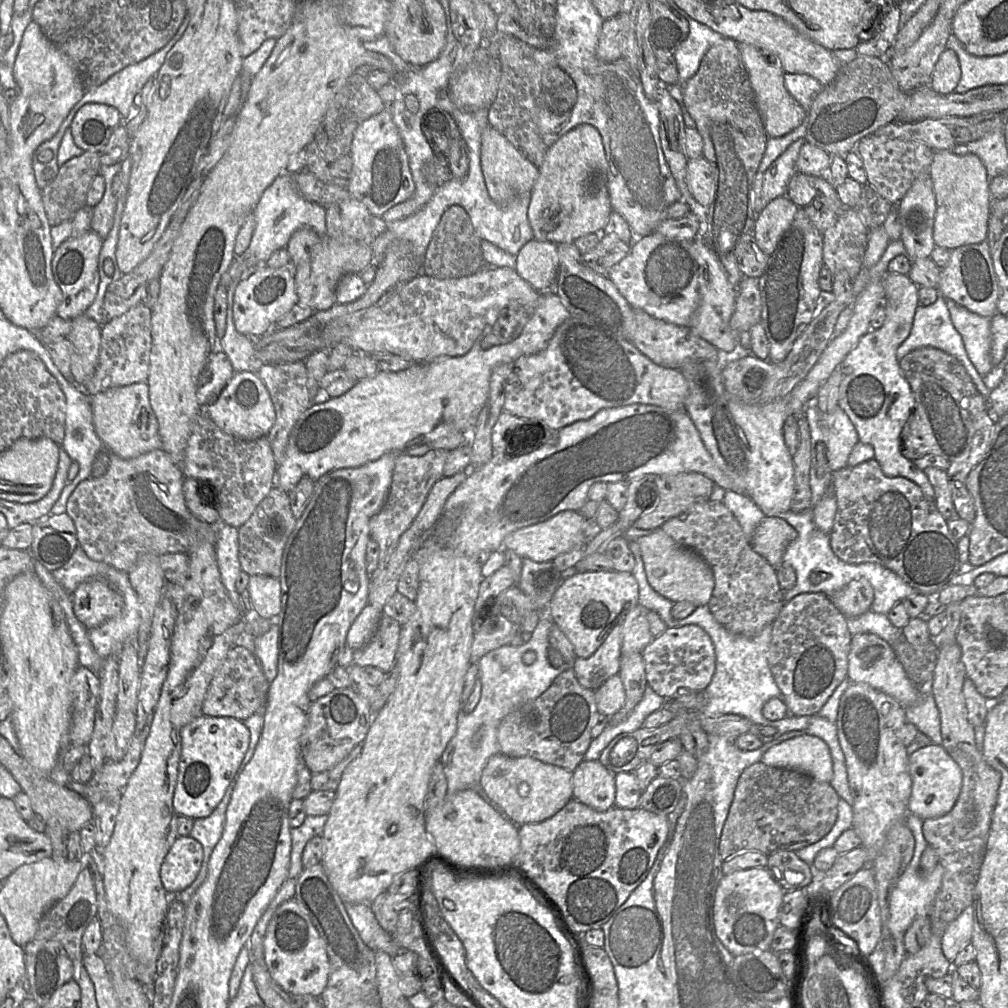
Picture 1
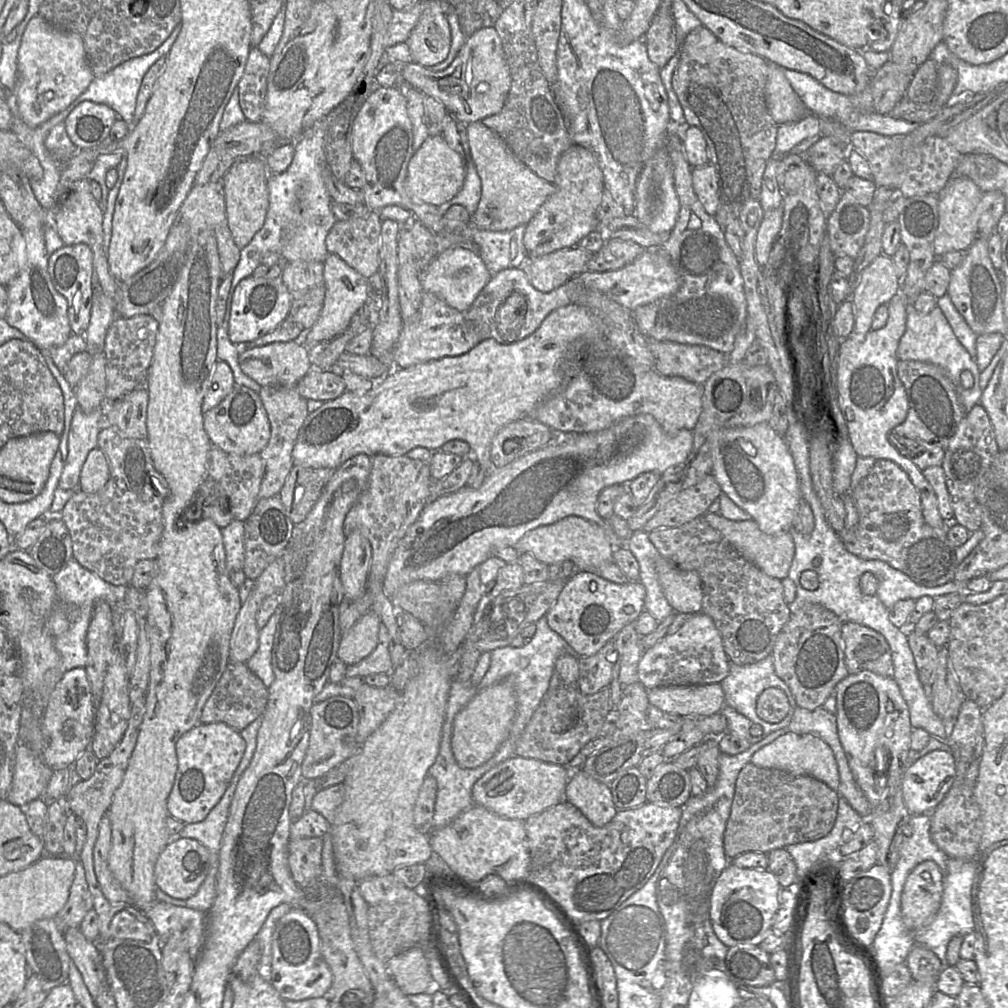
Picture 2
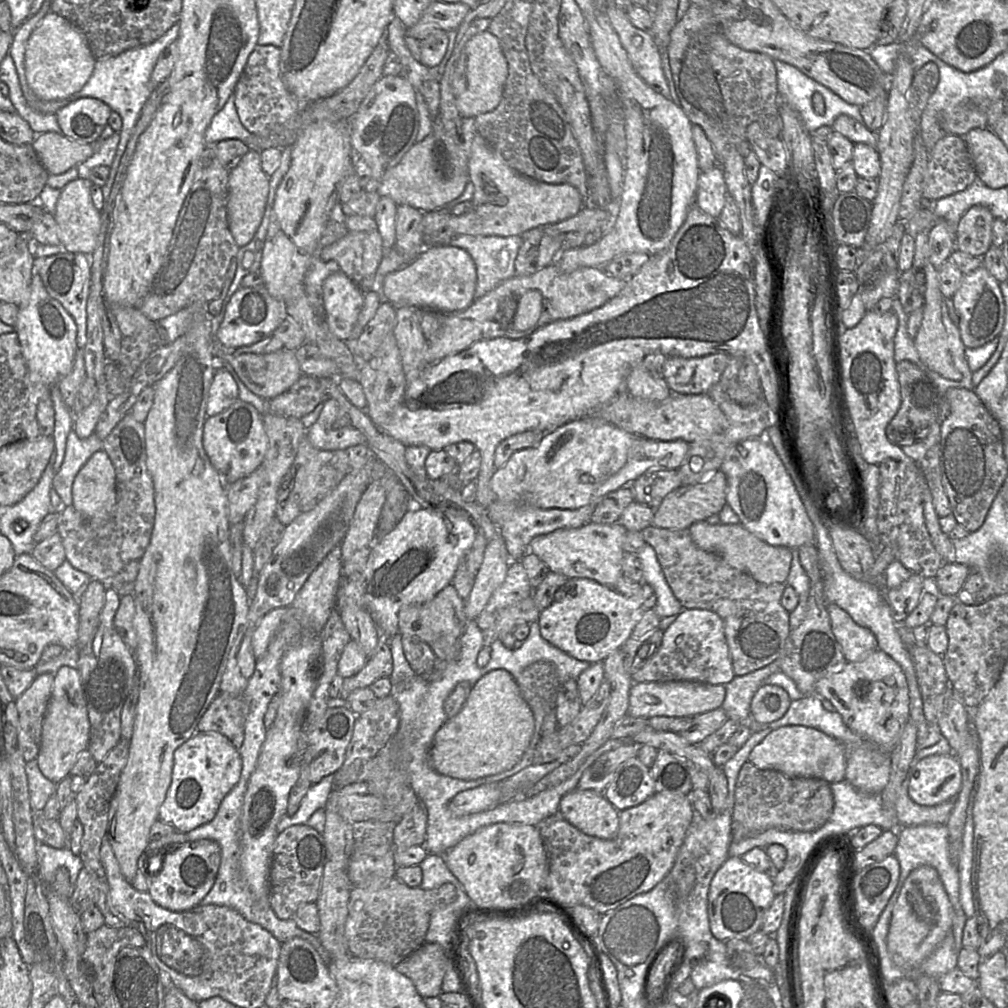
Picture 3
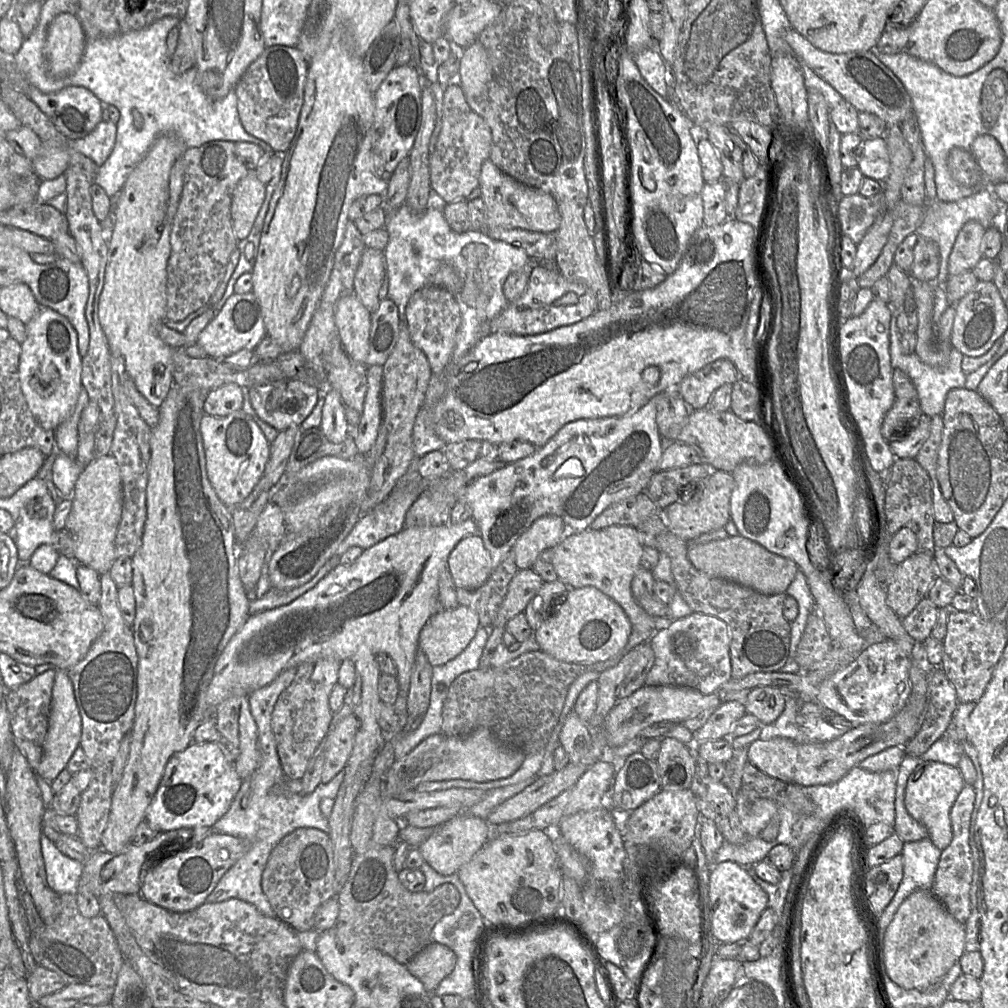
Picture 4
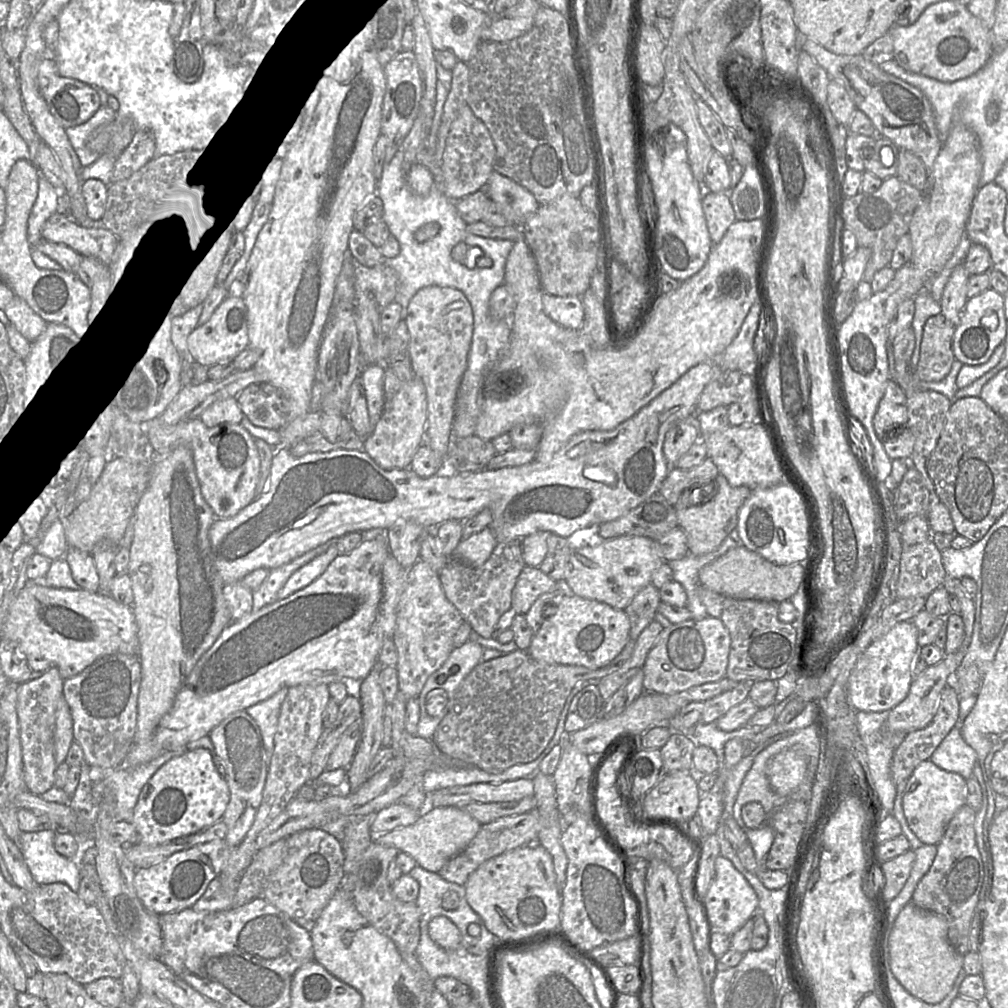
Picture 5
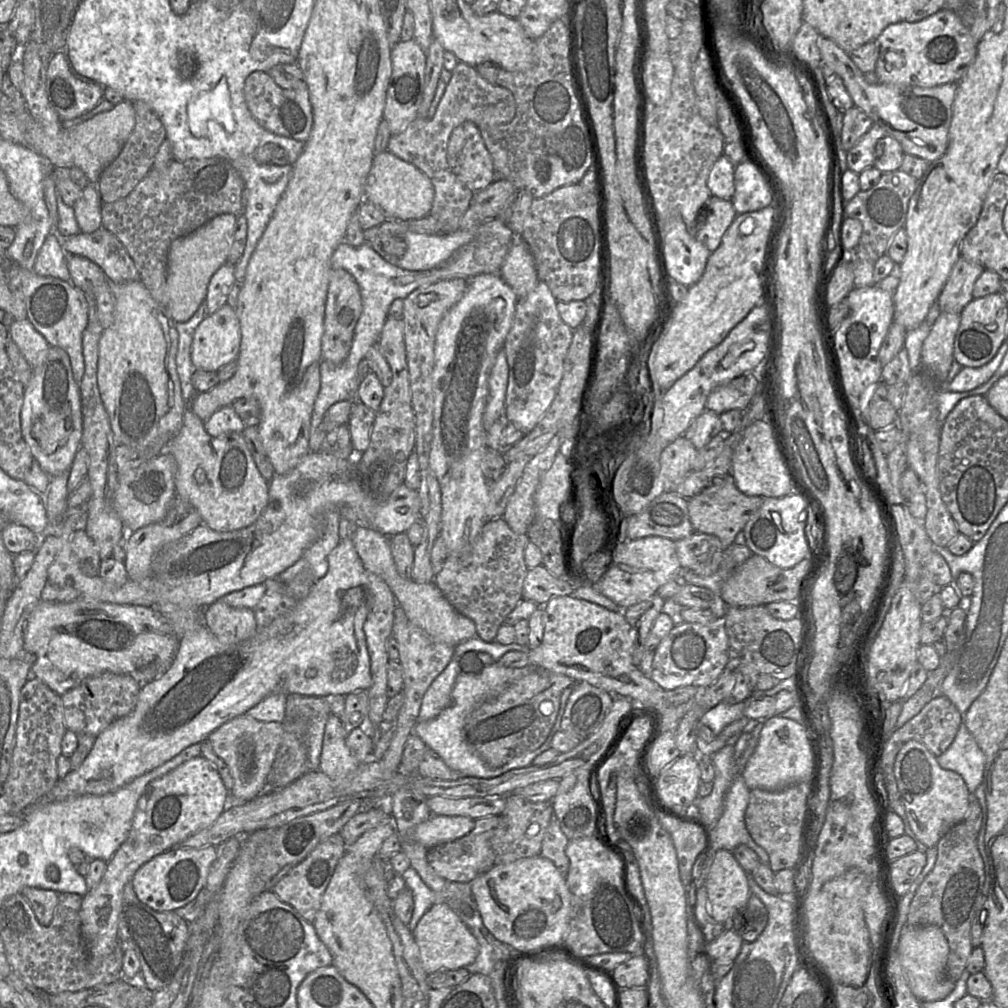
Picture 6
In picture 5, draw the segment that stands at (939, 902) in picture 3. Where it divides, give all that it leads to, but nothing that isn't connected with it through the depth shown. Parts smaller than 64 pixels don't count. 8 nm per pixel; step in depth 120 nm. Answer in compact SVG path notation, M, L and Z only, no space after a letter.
M912 901L907 903L895 920L888 937L891 970L900 984L914 997L928 1003L938 1004L952 990L954 982L963 968L964 955L956 951L948 939L948 924L941 914L924 910Z

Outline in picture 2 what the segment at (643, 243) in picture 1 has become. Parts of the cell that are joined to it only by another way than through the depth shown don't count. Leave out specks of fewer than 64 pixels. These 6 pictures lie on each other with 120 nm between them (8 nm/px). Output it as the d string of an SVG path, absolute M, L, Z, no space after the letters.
M645 248L632 263L618 270L584 271L577 276L584 284L595 288L620 305L633 311L659 298L674 294L680 287L680 278L670 257L662 248Z

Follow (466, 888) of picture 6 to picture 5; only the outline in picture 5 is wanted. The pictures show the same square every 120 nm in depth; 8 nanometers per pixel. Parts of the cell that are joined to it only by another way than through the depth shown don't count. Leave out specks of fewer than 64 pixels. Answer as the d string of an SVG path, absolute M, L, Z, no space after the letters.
M418 864L407 873L418 882L419 891L416 905L419 911L420 930L426 929L427 921L436 915L445 913L442 907L443 895L454 890L458 895L465 895L464 885L446 881L438 873L430 872Z

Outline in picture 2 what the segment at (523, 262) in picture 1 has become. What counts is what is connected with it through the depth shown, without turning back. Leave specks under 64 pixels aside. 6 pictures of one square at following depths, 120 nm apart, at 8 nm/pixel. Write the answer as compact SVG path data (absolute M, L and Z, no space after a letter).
M576 245L528 259L522 267L535 289L550 292L586 271L593 255Z

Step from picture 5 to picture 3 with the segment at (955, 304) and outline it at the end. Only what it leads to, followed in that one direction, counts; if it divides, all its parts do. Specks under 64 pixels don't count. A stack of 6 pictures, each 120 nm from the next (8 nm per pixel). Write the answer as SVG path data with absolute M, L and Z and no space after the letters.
M982 205L970 207L956 225L955 249L982 257L992 245L992 225L995 218Z

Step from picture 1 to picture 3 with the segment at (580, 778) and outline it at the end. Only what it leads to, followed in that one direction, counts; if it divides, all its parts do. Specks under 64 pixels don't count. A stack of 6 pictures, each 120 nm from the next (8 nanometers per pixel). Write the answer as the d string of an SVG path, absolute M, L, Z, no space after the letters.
M574 789L561 798L558 813L586 835L606 840L617 835L620 812L603 793Z

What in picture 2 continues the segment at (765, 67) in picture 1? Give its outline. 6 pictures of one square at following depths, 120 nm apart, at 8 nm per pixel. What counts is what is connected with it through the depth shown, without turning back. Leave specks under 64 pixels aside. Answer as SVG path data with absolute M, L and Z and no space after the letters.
M769 63L765 99L768 110L778 125L797 122L811 113L777 64Z

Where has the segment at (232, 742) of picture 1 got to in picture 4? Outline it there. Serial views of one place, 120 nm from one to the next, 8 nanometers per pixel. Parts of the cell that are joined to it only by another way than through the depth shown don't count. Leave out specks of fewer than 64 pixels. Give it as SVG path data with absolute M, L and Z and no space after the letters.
M192 742L184 750L176 752L168 760L158 789L146 810L145 821L158 832L180 828L211 828L229 810L242 781L234 762L230 762L225 758L216 743Z

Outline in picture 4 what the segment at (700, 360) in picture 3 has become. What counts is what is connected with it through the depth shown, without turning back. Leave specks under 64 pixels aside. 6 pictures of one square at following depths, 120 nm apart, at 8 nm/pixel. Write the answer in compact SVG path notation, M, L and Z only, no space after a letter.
M726 358L718 359L687 375L677 391L692 410L706 408L714 392L724 384L734 384L741 377L735 364Z

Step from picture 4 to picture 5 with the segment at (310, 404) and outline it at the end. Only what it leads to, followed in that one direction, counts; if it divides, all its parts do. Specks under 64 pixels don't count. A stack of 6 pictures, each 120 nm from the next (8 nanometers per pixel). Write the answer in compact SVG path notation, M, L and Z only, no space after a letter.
M260 382L243 389L236 397L243 413L254 425L281 430L287 425L290 402L275 386Z

